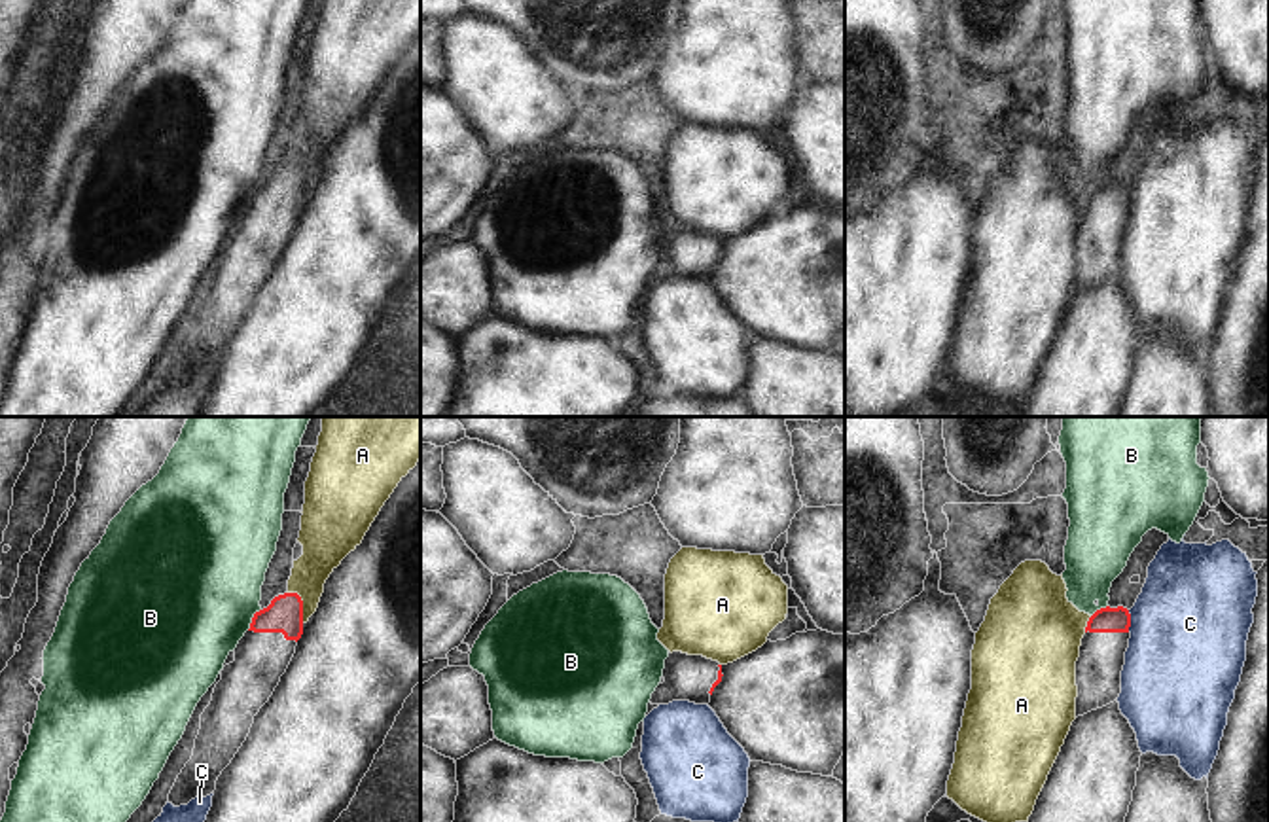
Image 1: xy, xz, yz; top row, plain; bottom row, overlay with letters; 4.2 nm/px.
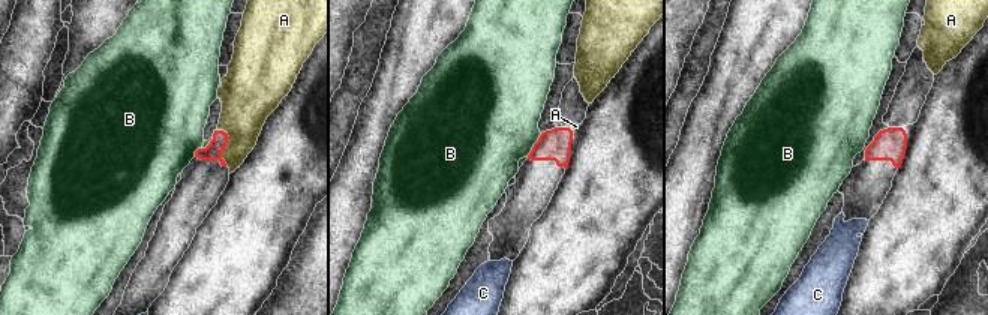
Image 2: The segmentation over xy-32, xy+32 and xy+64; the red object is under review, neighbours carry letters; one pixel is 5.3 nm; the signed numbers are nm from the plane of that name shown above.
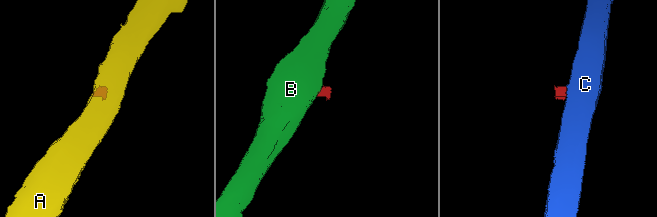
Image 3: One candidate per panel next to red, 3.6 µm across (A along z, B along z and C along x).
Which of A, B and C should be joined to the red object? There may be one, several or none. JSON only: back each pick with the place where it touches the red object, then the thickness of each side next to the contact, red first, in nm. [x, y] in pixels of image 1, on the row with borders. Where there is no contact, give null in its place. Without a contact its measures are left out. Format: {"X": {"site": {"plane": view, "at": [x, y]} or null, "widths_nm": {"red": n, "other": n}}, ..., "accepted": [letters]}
{"accepted": []}

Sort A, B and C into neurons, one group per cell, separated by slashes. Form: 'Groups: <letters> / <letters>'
Groups: A / B / C

